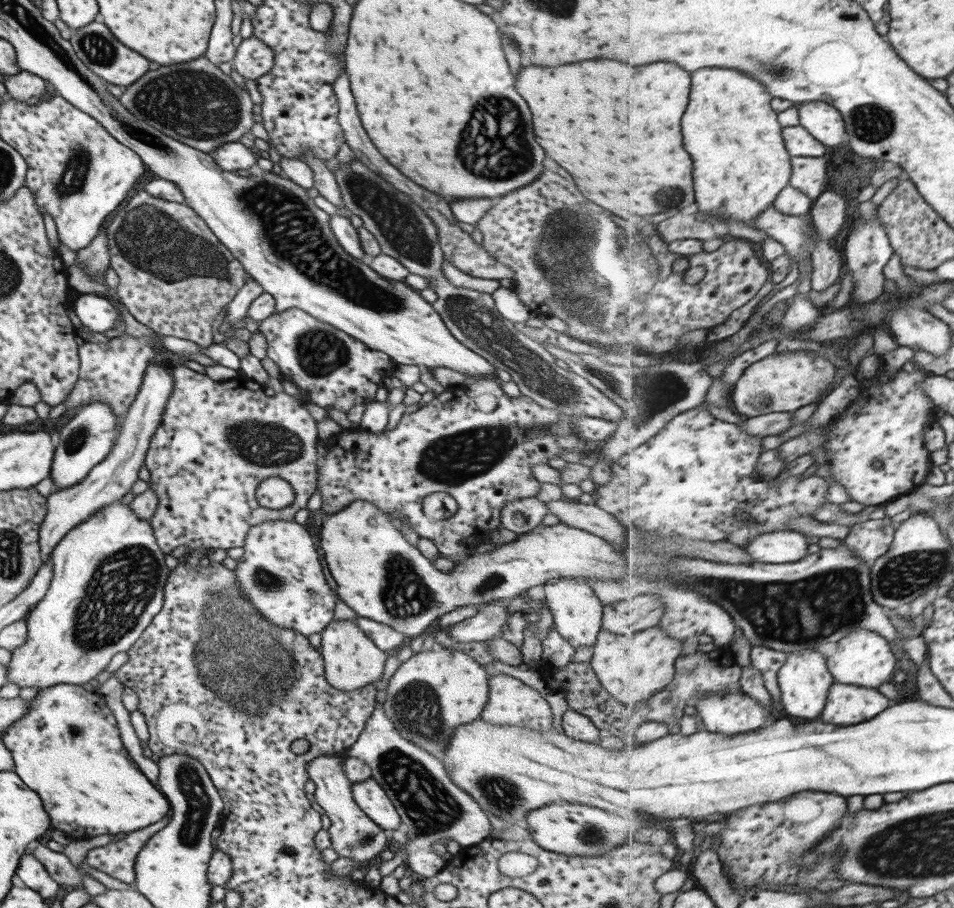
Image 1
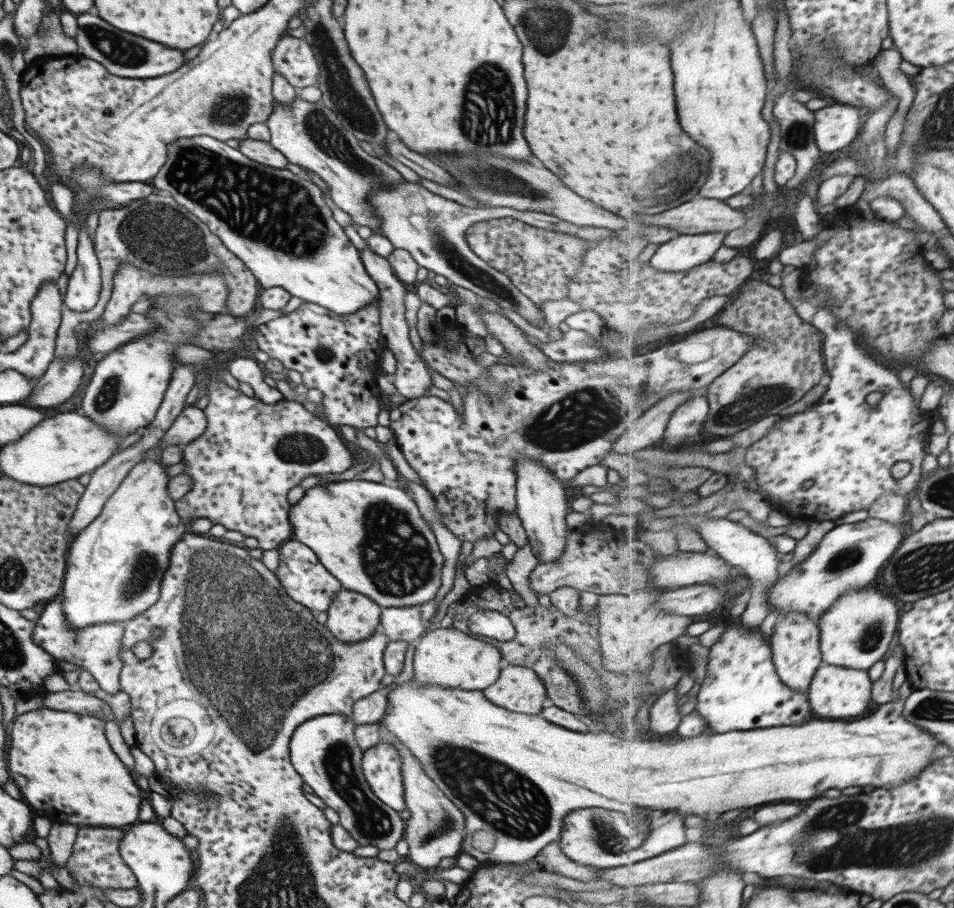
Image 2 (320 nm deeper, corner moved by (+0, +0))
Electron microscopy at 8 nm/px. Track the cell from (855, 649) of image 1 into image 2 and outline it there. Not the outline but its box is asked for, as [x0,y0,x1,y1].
[818,585,900,670]

